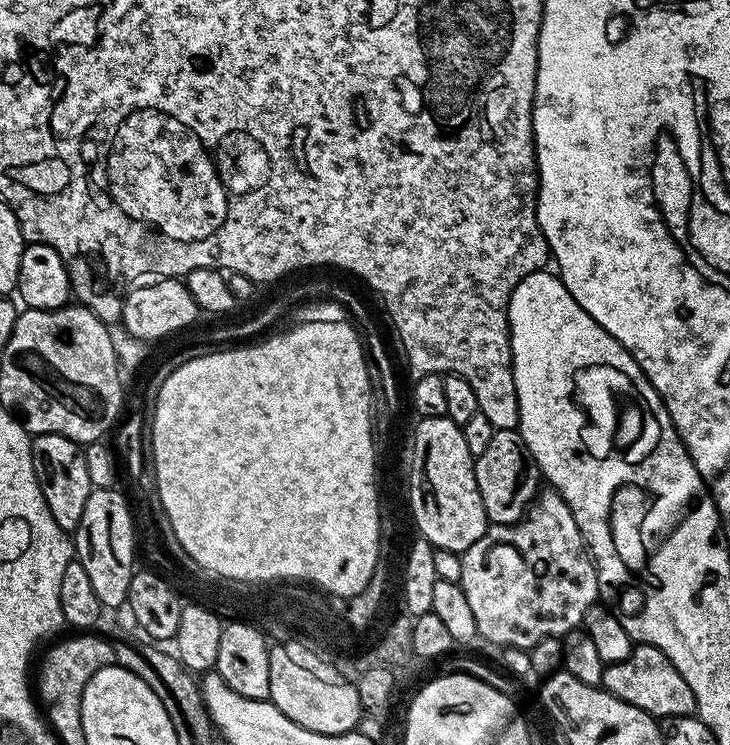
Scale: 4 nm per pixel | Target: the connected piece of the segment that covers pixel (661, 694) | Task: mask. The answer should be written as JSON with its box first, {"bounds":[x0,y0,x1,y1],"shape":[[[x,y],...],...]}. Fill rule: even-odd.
{"bounds":[602,643,696,718],"shape":[[[637,643],[630,658],[607,665],[602,686],[614,694],[614,698],[622,698],[622,702],[630,702],[630,706],[638,706],[638,710],[646,710],[646,714],[657,718],[691,716],[696,712],[694,690],[690,690],[689,684],[682,674],[678,674],[674,662],[666,658],[664,651],[649,644]]]}

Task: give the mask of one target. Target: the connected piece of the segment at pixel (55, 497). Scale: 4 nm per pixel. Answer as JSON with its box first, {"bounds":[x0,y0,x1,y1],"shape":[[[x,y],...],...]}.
{"bounds":[32,432,93,533],"shape":[[[57,432],[33,435],[32,465],[36,481],[42,490],[42,498],[46,498],[50,514],[54,514],[54,522],[58,522],[64,532],[75,533],[78,522],[82,522],[86,498],[90,498],[93,489],[81,445]]]}

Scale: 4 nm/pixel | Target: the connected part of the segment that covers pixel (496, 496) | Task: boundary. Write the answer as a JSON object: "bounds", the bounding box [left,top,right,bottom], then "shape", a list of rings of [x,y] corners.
{"bounds":[475,428,542,524],"shape":[[[502,428],[493,431],[490,446],[481,456],[475,457],[478,494],[482,494],[482,506],[492,524],[514,524],[523,521],[542,488],[542,477],[536,460],[524,445],[519,431]]]}

